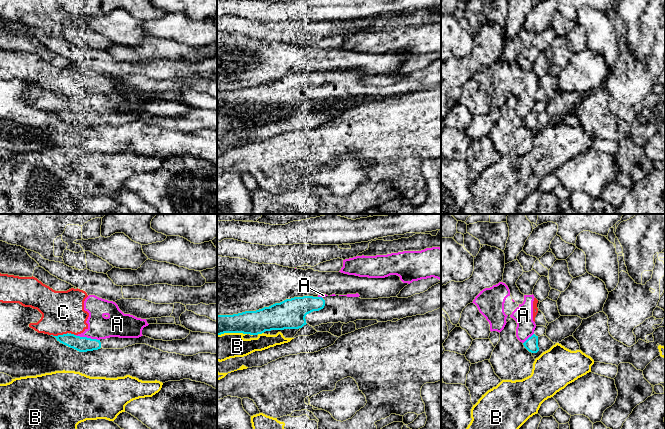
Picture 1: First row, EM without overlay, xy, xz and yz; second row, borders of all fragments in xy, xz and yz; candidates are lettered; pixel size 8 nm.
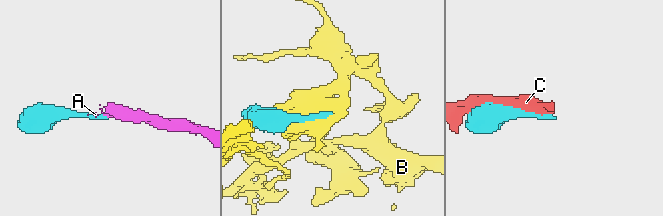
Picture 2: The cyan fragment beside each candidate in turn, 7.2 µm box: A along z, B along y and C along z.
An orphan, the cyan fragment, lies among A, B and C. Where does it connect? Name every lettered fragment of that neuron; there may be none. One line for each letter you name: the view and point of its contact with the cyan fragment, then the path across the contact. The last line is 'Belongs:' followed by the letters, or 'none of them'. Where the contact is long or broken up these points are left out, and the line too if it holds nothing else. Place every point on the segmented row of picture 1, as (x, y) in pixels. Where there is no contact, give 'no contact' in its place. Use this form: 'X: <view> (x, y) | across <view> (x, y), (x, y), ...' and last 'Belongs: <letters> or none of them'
Belongs: none of them

